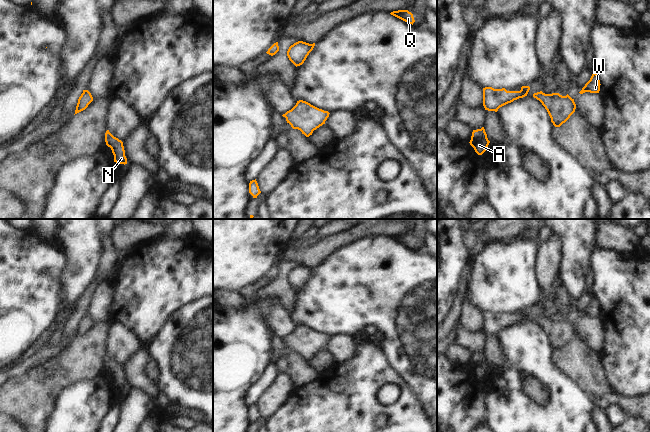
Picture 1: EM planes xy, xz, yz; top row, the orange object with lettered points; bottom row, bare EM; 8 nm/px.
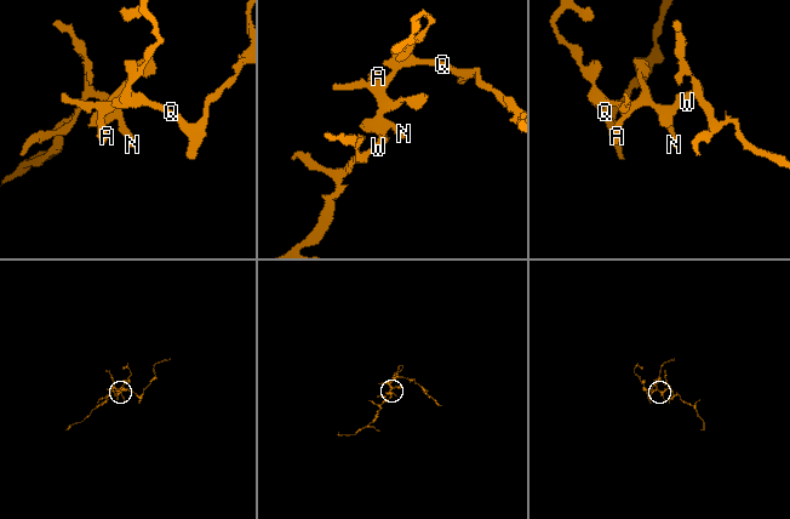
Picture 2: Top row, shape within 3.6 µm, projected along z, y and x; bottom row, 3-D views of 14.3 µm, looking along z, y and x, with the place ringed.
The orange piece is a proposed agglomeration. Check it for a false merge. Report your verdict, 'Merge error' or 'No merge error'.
No merge error

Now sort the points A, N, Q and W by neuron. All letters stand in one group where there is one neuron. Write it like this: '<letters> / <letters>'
A N Q W

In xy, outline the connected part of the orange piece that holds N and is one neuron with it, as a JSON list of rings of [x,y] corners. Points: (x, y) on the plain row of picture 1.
[[[109,354],[105,357],[105,366],[108,371],[111,372],[114,379],[114,386],[119,388],[127,388],[127,382],[125,380],[125,374],[123,366],[118,362],[114,361]]]

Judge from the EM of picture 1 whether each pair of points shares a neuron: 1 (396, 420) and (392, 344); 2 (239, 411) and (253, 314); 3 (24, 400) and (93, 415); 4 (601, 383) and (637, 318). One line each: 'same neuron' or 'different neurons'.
1: different neurons
2: same neuron
3: different neurons
4: different neurons

